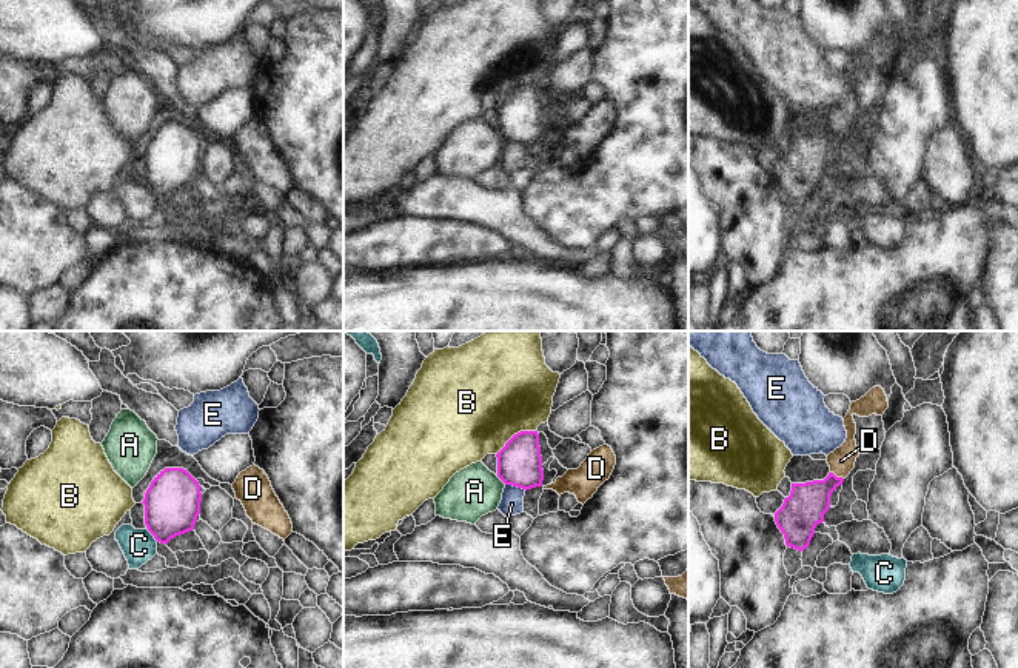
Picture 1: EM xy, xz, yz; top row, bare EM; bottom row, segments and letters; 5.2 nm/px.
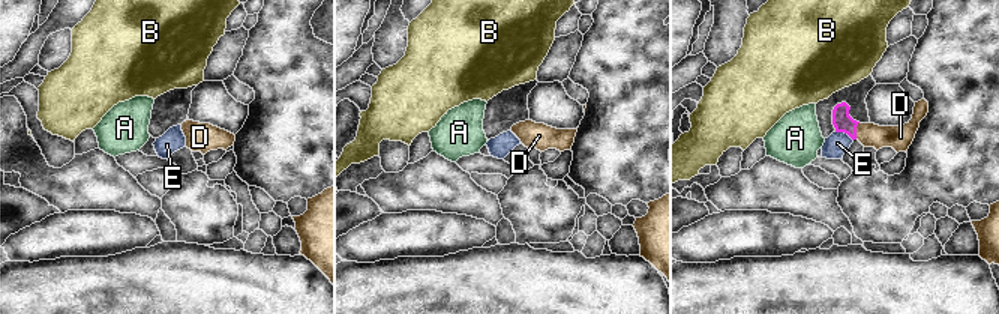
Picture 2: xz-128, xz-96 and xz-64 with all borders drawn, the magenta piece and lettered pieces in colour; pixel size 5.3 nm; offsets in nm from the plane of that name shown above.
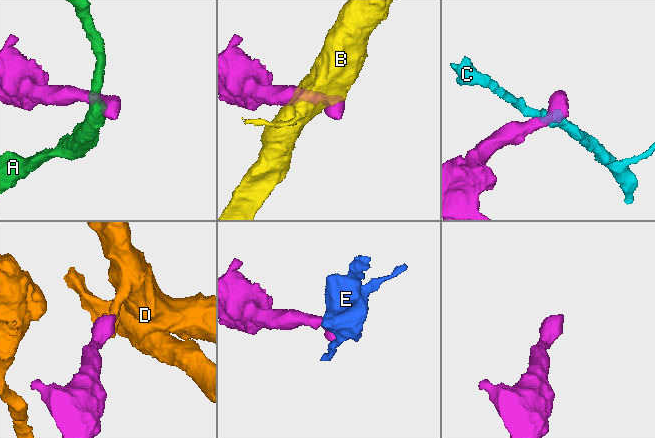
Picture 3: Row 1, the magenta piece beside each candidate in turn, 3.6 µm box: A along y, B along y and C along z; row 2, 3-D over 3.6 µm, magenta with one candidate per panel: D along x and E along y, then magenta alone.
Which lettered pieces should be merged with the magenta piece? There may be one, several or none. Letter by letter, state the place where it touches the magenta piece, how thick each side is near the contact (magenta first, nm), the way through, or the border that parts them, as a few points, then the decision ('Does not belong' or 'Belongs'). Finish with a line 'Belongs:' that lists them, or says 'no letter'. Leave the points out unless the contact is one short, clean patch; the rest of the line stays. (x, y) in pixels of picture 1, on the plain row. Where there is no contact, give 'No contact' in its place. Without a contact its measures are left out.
A: Touches magenta at xz (501, 134). Thickness 240 nm (magenta) against 260 nm. Boundary: xz (496, 131), (505, 139). Does not belong
B: Touches magenta at xz (515, 90). Thickness 240 nm (magenta) against 500 nm. Boundary: xz (535, 85), (518, 86), (496, 110). Does not belong
C: Touches magenta at xy (153, 190). Thickness 280 nm (magenta) against 180 nm. Does not belong
D: Touches magenta at yz (835, 131). Thickness 220 nm (magenta) against 140 nm. Path across: yz (804, 163), (835, 131), (841, 116). Belongs
E: Touches magenta at xz (516, 140). Thickness 240 nm (magenta) against 120 nm. Boundary: xz (505, 139), (525, 145). Does not belong
Belongs: D

